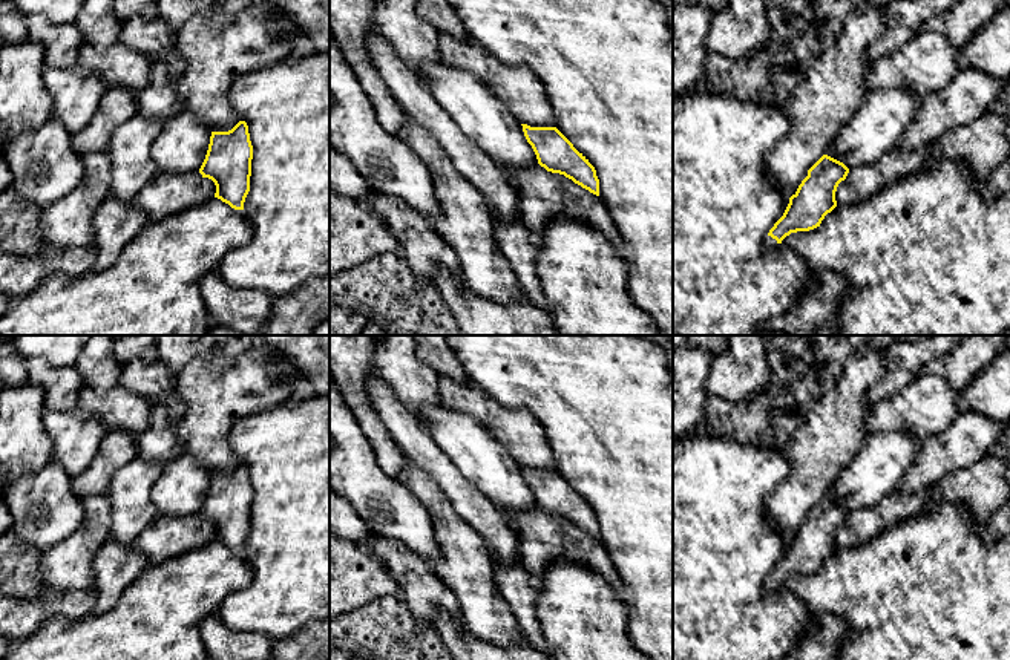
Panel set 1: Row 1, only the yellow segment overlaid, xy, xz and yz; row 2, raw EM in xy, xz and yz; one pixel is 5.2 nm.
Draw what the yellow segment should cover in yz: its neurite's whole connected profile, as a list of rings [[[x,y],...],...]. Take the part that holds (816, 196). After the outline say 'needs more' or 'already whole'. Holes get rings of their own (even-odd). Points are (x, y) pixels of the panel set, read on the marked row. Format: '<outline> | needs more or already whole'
[[[823,155],[789,198],[783,216],[765,237],[765,248],[779,247],[791,233],[820,227],[825,216],[837,207],[835,191],[848,173],[849,168],[843,162]]] | needs more

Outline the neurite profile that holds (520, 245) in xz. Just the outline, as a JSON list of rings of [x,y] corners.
[[[521,219],[510,224],[494,221],[494,225],[497,242],[518,277],[524,297],[547,311],[547,299],[535,270],[541,234],[529,230]]]

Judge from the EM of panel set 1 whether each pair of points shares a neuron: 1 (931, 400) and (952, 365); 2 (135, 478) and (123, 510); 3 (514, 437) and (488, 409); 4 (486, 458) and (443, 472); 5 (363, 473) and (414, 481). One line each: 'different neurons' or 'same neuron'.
1: different neurons
2: same neuron
3: same neuron
4: different neurons
5: different neurons

